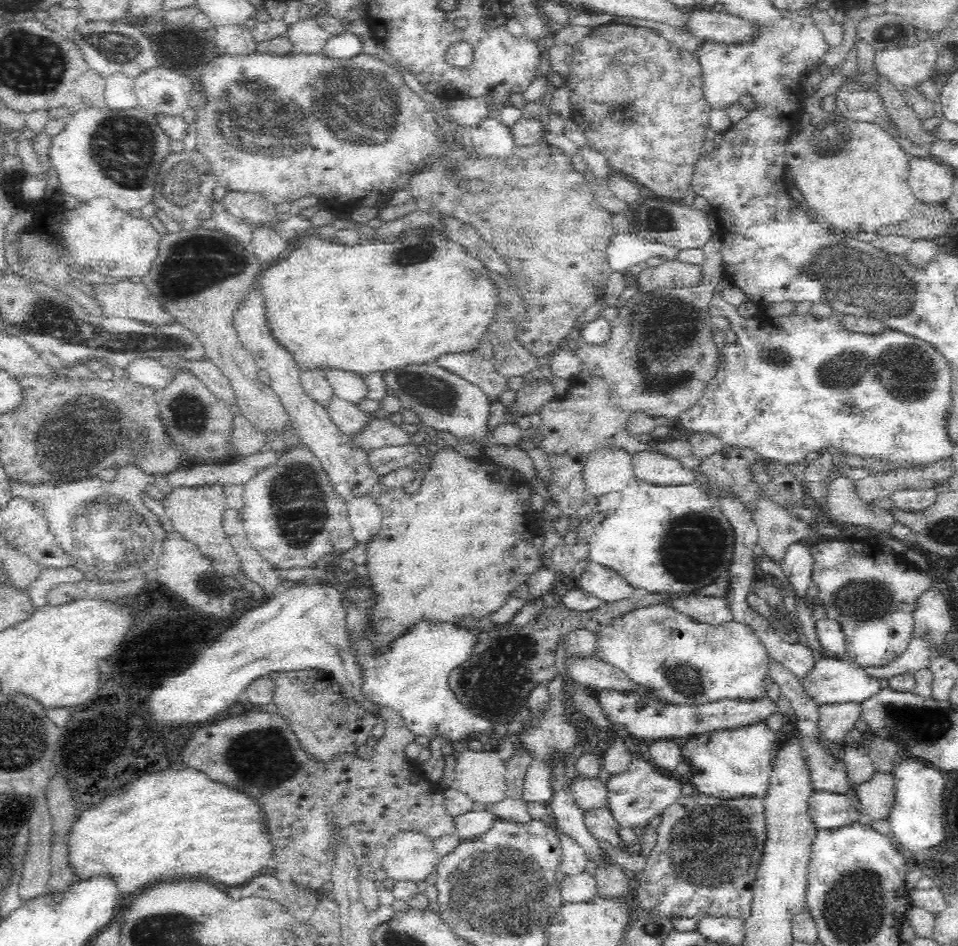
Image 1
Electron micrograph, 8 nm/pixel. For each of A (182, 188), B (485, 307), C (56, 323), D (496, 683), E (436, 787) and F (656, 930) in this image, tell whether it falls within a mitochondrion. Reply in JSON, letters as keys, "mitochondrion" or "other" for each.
{"A":"mitochondrion","B":"other","C":"mitochondrion","D":"mitochondrion","E":"other","F":"mitochondrion"}

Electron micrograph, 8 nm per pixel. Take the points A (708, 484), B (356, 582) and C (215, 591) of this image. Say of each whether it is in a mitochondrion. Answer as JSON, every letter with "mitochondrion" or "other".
{"A":"other","B":"other","C":"mitochondrion"}

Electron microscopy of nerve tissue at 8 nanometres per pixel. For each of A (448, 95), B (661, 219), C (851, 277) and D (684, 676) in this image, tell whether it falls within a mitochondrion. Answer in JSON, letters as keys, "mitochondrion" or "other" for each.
{"A":"other","B":"mitochondrion","C":"mitochondrion","D":"mitochondrion"}

